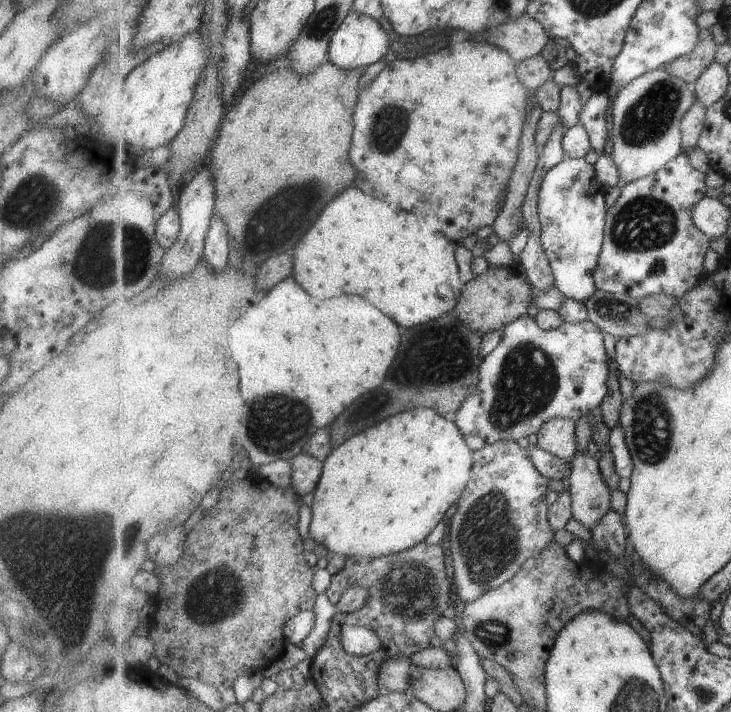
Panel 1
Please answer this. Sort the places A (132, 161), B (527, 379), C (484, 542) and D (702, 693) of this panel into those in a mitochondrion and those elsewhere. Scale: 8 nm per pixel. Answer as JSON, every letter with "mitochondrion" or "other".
{"A":"other","B":"mitochondrion","C":"mitochondrion","D":"mitochondrion"}

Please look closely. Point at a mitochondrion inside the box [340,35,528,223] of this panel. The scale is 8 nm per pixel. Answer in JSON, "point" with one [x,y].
{"point":[385,137]}

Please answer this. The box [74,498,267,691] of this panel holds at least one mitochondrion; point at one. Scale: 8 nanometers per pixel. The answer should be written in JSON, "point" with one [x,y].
{"point":[231,586]}

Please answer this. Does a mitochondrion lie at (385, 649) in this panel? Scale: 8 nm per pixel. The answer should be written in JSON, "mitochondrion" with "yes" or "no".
{"mitochondrion":"no"}

